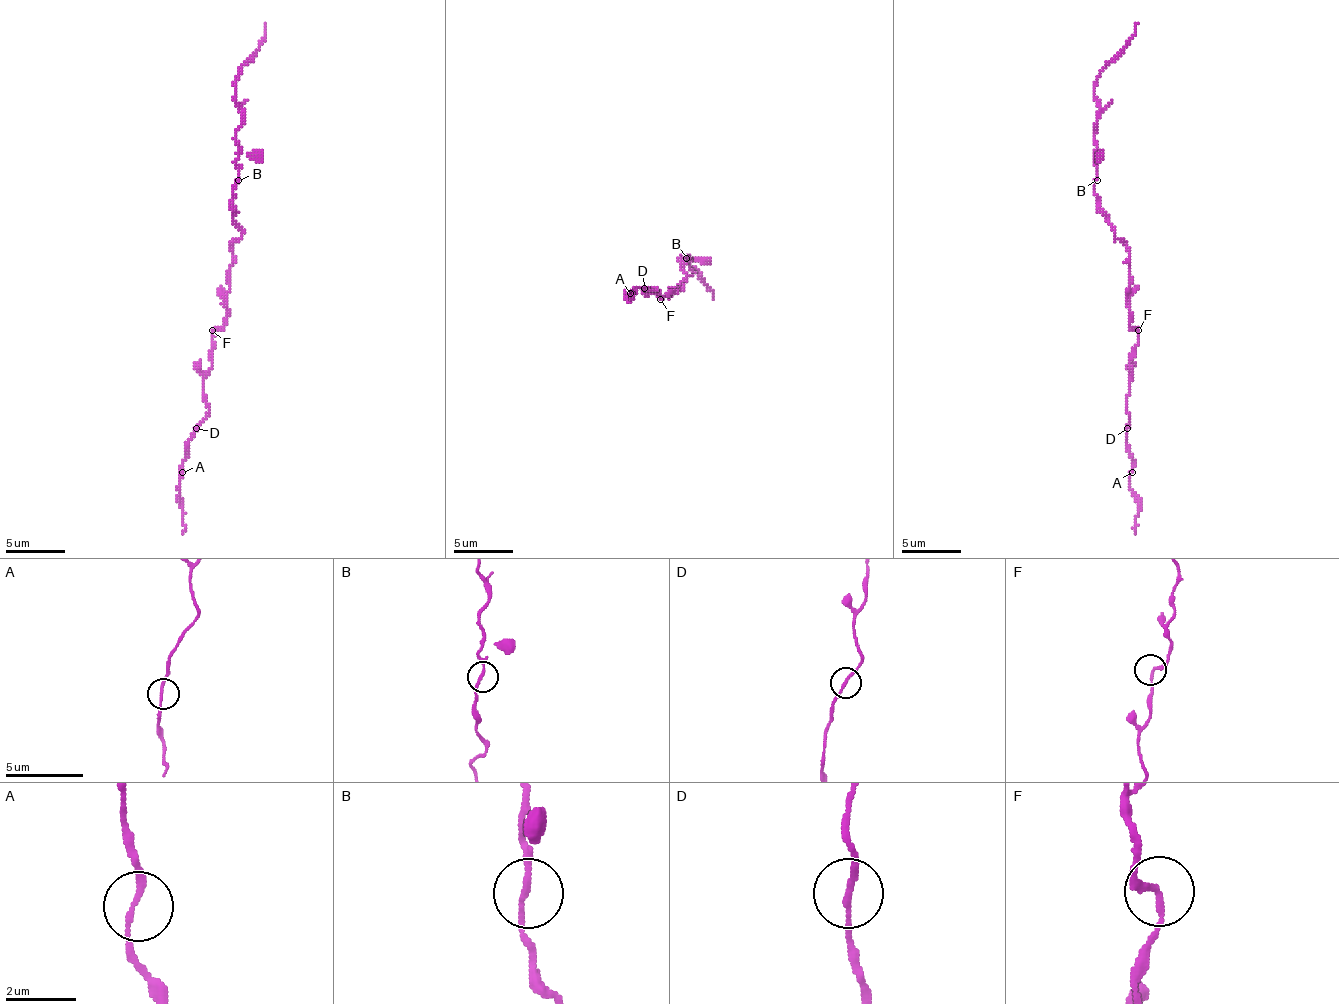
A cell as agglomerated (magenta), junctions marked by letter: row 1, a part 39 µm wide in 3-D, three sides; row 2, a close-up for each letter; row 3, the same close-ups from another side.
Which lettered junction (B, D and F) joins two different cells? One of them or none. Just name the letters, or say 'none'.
none

